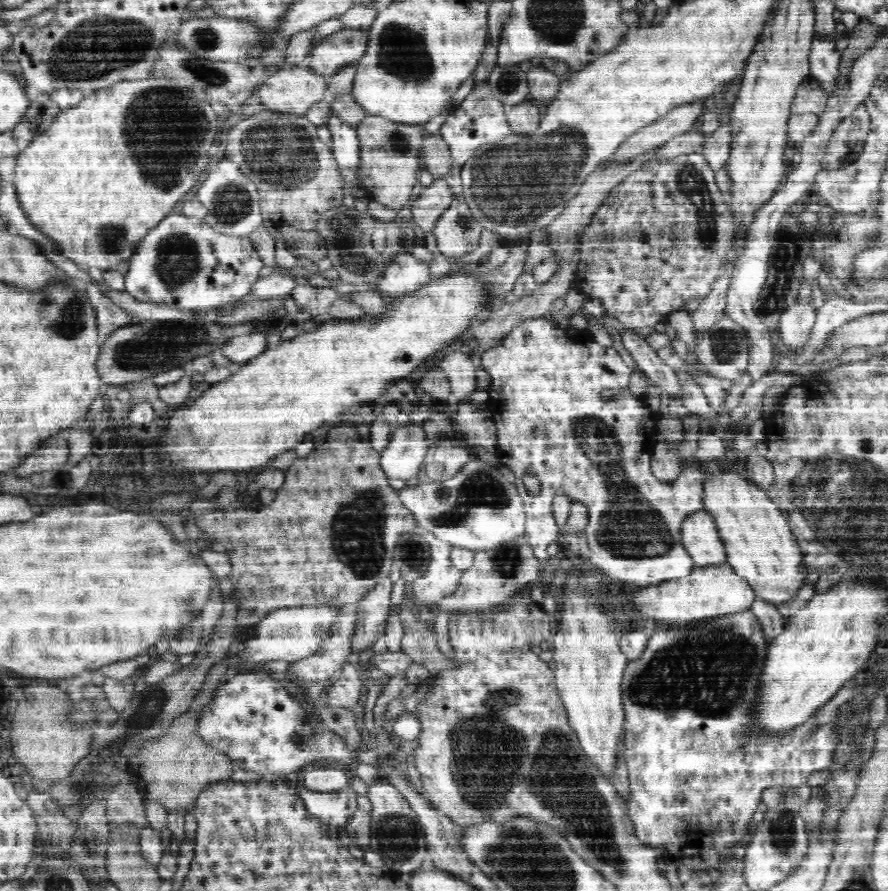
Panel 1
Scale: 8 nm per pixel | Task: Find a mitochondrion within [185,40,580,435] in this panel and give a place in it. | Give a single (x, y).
(281, 147)

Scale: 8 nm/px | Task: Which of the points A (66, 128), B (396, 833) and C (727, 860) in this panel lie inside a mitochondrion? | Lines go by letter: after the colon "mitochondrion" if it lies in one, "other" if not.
A: other
B: mitochondrion
C: other

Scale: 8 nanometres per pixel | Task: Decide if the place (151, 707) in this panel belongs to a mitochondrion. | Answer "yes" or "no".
yes

